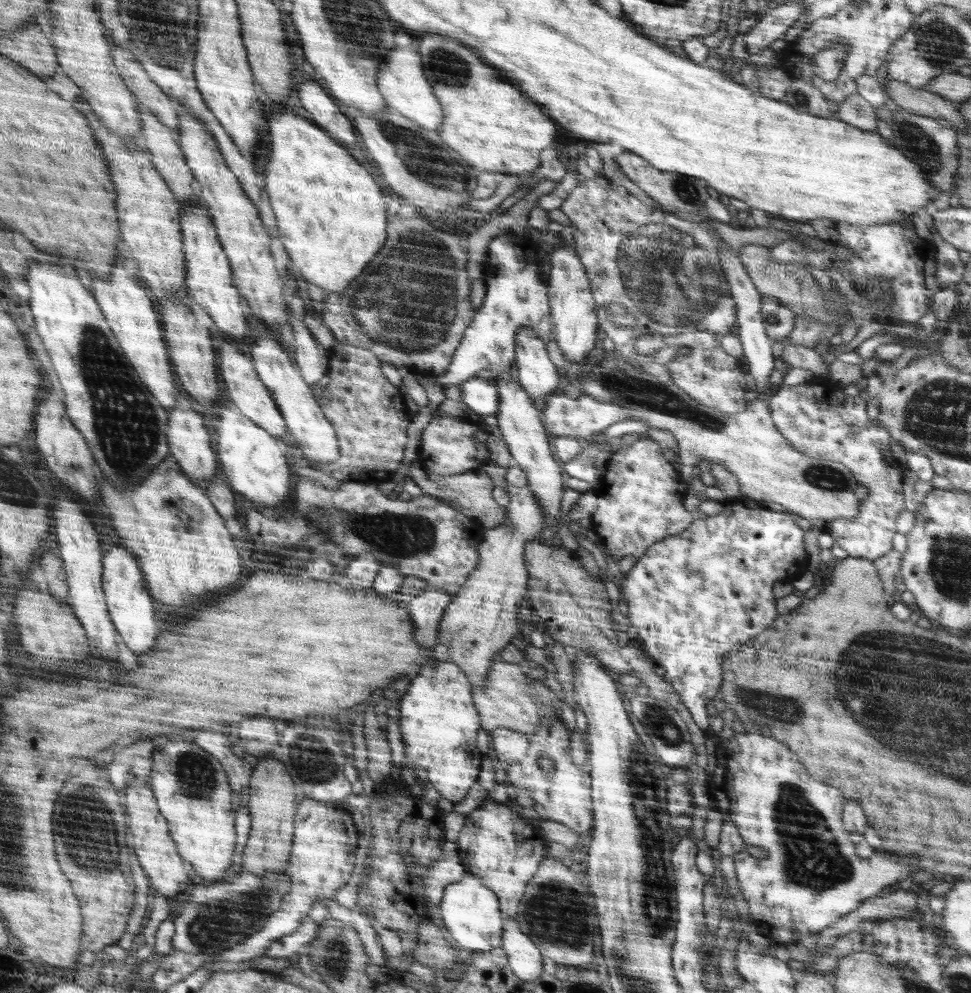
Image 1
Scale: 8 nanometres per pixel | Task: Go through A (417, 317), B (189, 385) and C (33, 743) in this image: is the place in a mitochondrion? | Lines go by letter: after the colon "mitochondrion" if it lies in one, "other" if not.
A: mitochondrion
B: other
C: other

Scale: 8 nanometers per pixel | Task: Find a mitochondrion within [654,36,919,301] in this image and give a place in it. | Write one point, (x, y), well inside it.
(689, 192)

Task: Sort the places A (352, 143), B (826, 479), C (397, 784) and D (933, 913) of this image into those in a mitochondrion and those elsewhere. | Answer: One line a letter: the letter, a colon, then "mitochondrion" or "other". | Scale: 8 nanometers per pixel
A: other
B: mitochondrion
C: other
D: other

